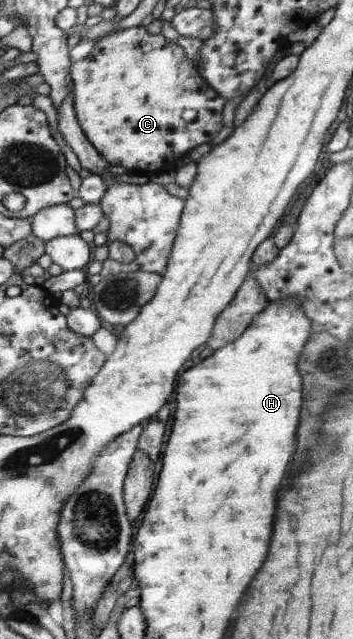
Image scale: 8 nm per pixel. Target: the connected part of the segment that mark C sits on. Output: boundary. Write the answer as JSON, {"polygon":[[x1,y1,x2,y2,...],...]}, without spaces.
{"polygon":[[136,26,133,28,125,29,121,32,109,33,99,40,96,40,95,49,91,52,91,55,87,59,81,61,72,62,71,67,72,74,72,96,75,99,76,118,83,128,87,139,91,142,91,145,112,165,121,165,126,167,129,172,155,174,165,173,167,171,176,171,179,166,176,161,188,156,189,151,197,145,203,145,203,143,211,143,211,140,219,133,222,124,222,111,223,106,227,99,221,96,212,87,209,87,207,80,200,74,199,68,192,59,188,58,187,52,180,46,179,43,170,42,163,35,154,35,149,33,147,26]]}

